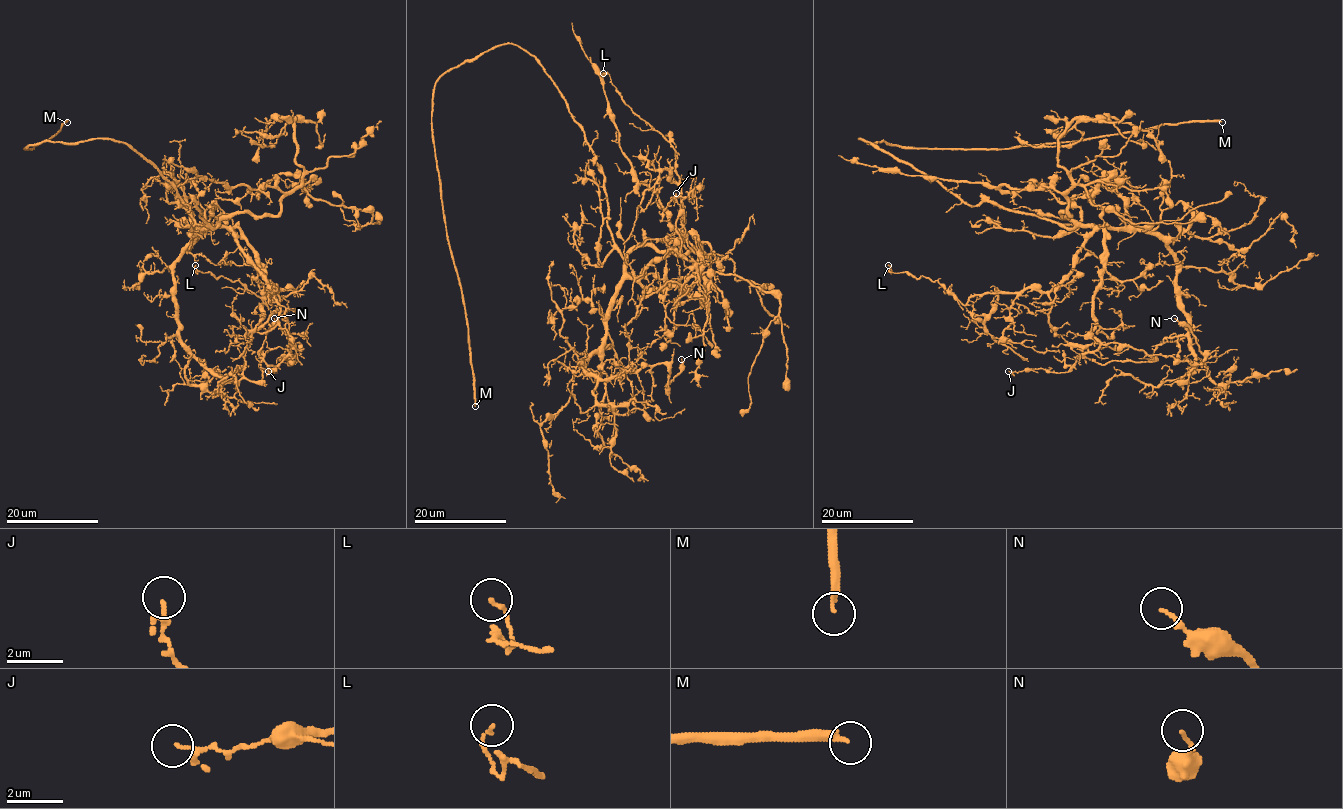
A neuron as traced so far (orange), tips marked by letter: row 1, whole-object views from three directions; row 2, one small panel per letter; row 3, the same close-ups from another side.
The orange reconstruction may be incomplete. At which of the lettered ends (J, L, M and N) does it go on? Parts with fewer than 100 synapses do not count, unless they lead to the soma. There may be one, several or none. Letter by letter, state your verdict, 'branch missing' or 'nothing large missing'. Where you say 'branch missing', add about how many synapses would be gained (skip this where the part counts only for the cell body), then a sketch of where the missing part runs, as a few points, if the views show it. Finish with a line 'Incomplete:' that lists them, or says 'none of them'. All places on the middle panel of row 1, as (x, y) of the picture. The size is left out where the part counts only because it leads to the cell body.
J: nothing large missing
L: nothing large missing
M: branch missing
N: nothing large missing
Incomplete: M

